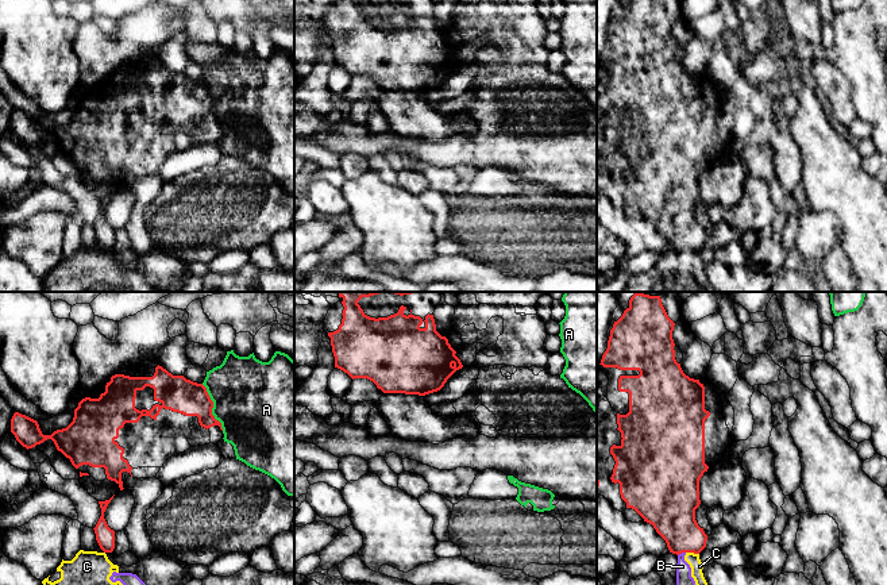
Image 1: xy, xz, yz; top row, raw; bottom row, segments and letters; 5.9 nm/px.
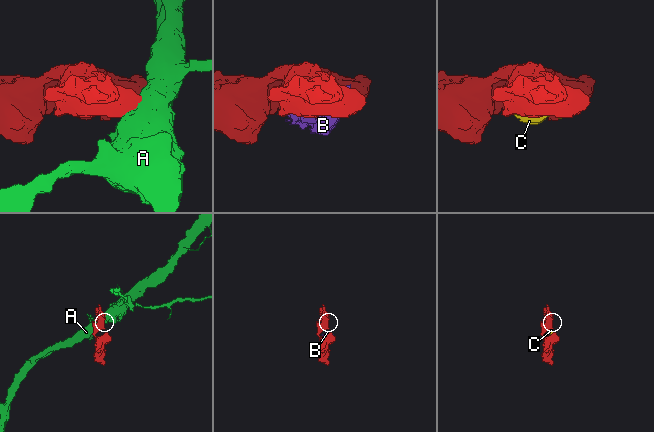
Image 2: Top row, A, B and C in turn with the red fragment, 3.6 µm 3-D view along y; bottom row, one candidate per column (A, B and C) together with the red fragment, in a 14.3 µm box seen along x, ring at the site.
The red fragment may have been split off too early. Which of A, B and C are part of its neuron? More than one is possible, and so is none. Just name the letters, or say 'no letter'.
no letter

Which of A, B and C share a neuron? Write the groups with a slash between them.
A / B C

